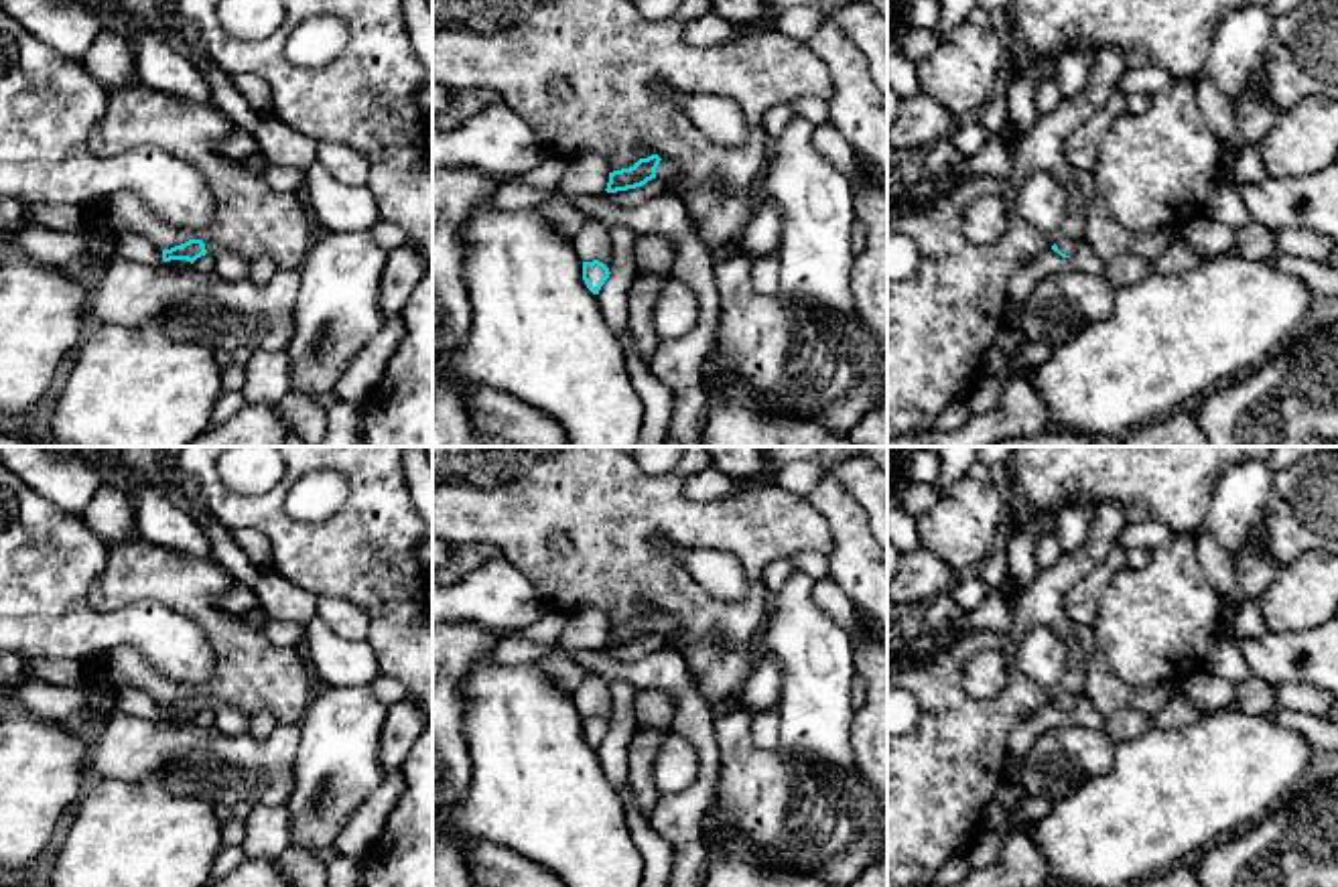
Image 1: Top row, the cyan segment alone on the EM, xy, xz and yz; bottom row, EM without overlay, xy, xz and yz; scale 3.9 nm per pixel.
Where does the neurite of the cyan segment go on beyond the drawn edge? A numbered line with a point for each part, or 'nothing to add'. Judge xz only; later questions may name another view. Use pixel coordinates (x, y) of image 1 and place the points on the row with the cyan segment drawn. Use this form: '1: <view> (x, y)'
1: xz (666, 171)

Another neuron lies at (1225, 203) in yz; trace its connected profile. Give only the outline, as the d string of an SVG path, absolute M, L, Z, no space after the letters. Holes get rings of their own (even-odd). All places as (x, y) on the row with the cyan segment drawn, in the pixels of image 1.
M1220 181L1216 189L1212 191L1204 213L1232 227L1234 231L1241 229L1249 221L1249 215L1239 191L1224 181Z

